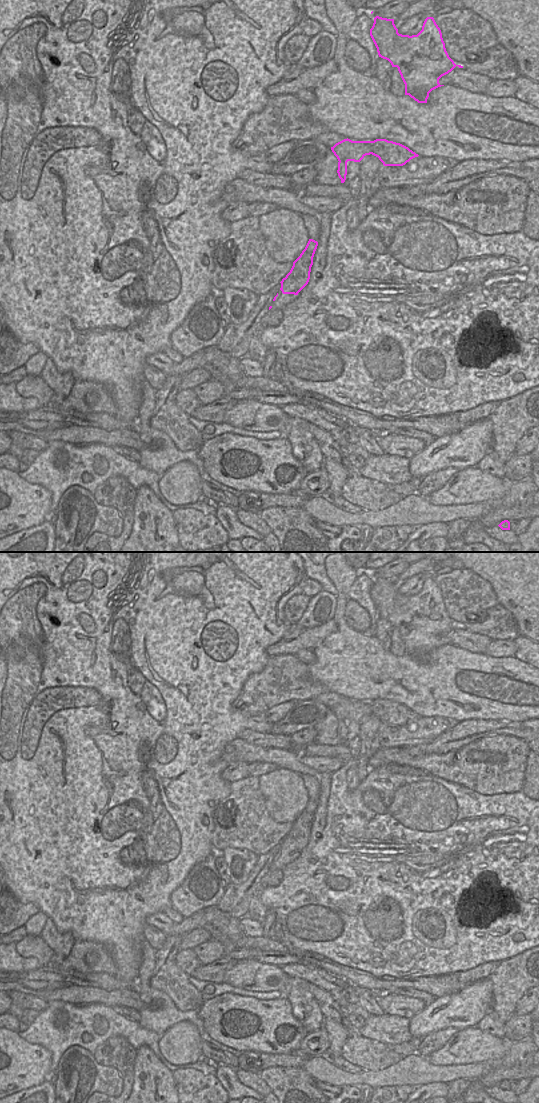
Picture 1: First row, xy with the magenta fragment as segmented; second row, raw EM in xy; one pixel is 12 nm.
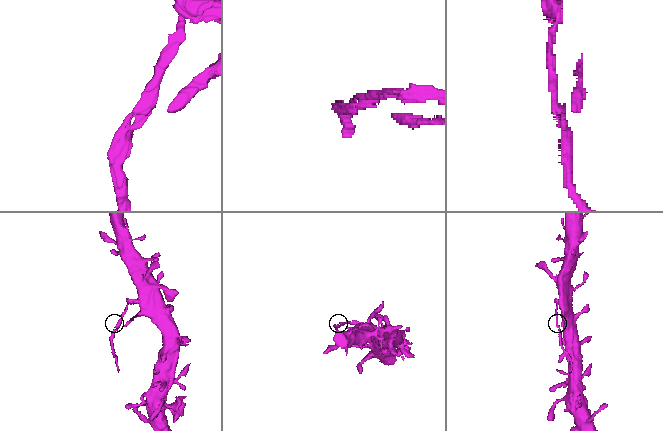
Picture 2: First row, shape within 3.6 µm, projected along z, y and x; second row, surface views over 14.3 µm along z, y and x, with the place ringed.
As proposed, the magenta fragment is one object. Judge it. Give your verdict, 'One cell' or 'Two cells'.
Two cells.

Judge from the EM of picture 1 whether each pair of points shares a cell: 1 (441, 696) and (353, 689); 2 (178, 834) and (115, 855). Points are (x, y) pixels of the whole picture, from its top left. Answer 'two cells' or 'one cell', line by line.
1: one cell
2: one cell

